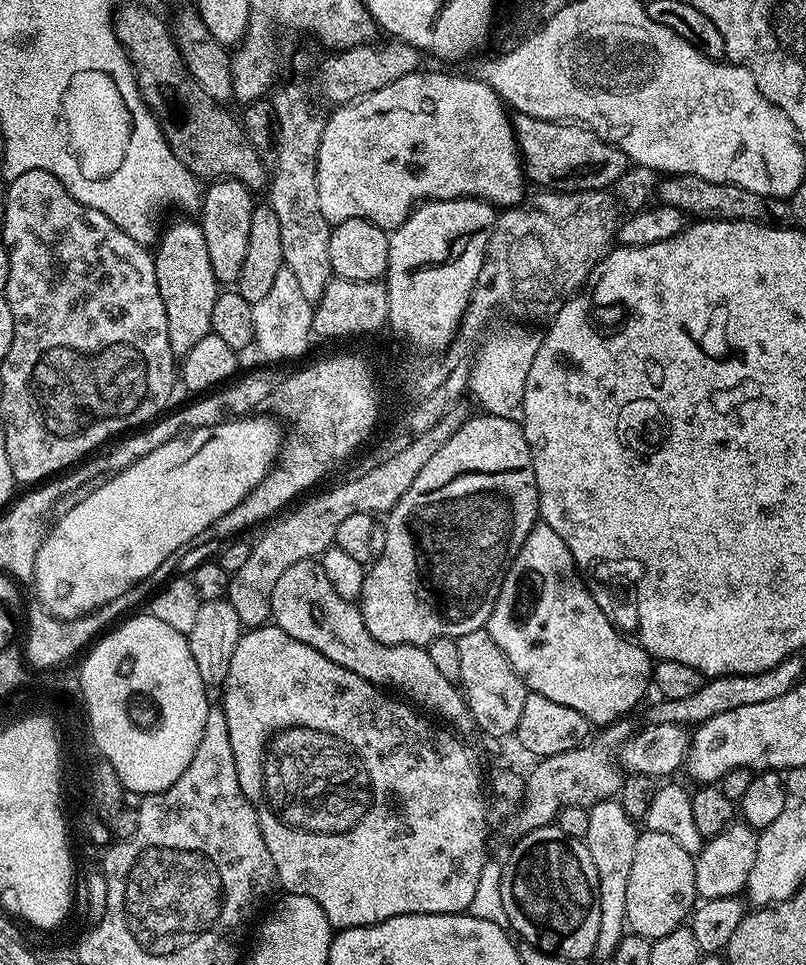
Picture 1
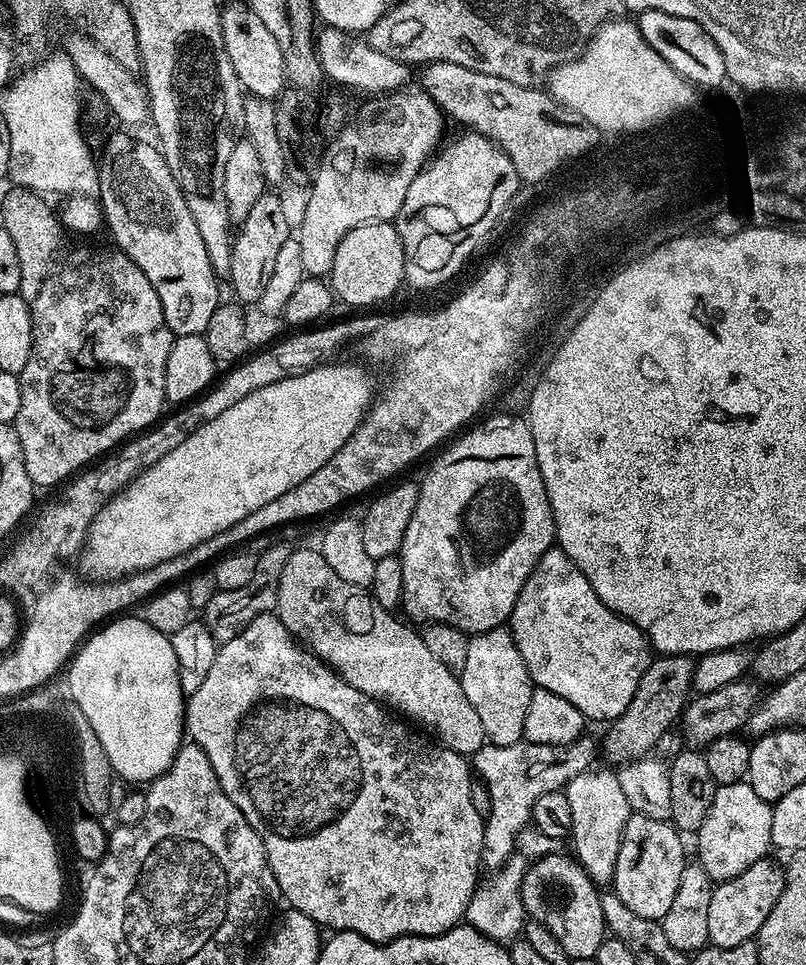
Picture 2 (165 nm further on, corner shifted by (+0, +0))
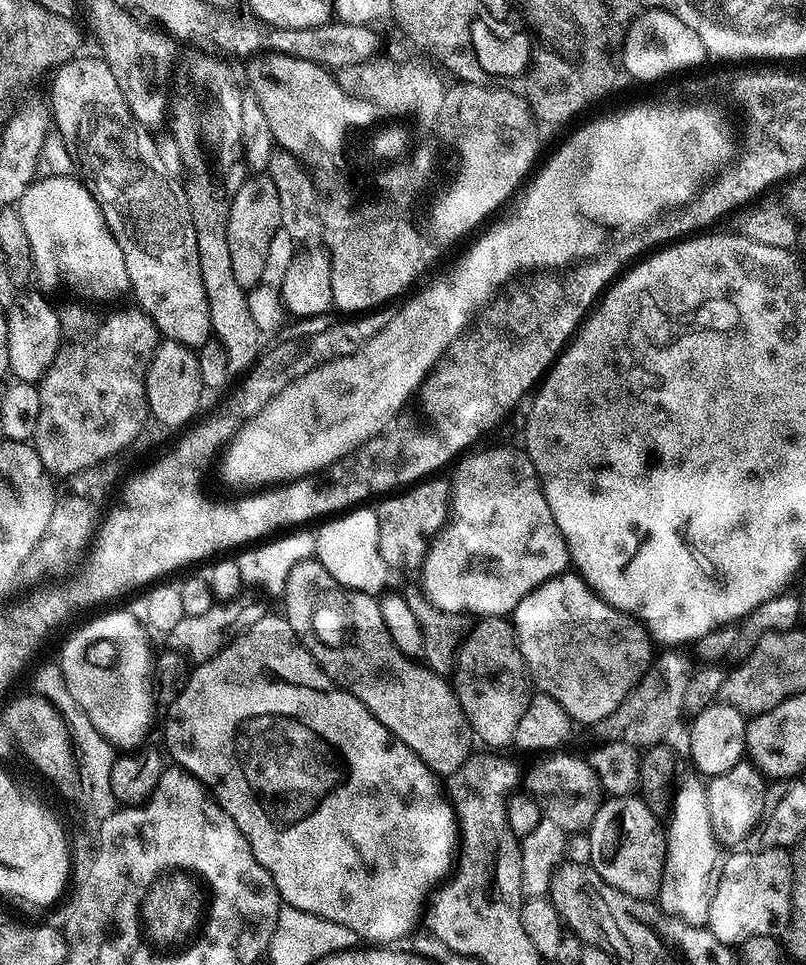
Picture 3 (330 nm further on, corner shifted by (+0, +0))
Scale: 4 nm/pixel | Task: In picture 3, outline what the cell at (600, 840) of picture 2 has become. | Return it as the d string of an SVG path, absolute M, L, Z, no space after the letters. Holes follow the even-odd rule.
M552 754L549 756L552 756L549 758L549 760L544 760L541 762L541 764L536 765L532 773L527 773L526 776L526 784L528 780L528 785L526 785L527 791L531 793L531 795L535 796L537 800L540 802L540 807L542 809L542 816L543 819L549 820L550 822L554 822L554 826L558 826L561 828L566 834L572 834L572 832L581 832L581 834L587 833L589 828L591 827L592 823L594 822L595 815L598 814L598 810L600 809L601 803L602 803L602 787L600 784L600 778L598 774L595 772L595 770L592 769L591 763L587 759L584 760L580 756L554 756L558 754Z

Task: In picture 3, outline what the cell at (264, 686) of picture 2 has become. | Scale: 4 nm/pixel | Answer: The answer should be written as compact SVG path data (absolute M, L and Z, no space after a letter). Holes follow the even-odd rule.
M266 614L262 618L258 618L258 622L254 622L245 632L240 633L235 640L231 640L217 656L195 665L195 667L189 671L188 678L184 681L184 688L178 694L178 698L174 698L167 705L167 708L168 717L164 720L164 744L168 747L169 754L176 759L173 761L194 778L198 778L201 784L203 784L214 797L216 803L222 806L222 810L226 810L226 814L230 814L230 818L234 818L238 830L242 830L246 842L250 842L250 850L254 850L254 858L258 858L258 862L268 871L270 878L274 878L274 886L278 890L281 901L283 901L285 905L296 907L298 910L308 911L312 915L318 915L324 919L332 919L334 922L341 923L342 926L349 927L361 941L367 942L372 946L395 945L397 942L400 942L396 940L402 939L403 936L410 935L411 932L415 930L416 923L418 923L419 920L421 923L422 917L425 915L426 905L429 903L430 897L449 879L450 873L453 871L454 857L458 852L458 821L456 819L456 811L452 809L452 802L448 799L448 793L445 785L442 783L441 777L437 775L437 773L432 772L430 766L428 766L410 746L406 746L406 742L399 740L390 730L386 730L386 726L382 726L382 722L378 722L378 718L374 714L370 714L370 710L361 700L354 698L354 694L350 694L344 688L339 688L339 686L322 671L311 653L300 643L294 630L291 629L290 622L286 620L283 615L278 614L278 616L272 616L272 614Z

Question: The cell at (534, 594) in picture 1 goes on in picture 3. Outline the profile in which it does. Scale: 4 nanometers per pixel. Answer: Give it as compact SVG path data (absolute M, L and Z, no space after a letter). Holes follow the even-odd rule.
M565 570L542 582L542 586L530 590L530 594L518 602L510 620L516 629L516 645L528 667L531 683L539 691L554 698L554 702L559 702L562 710L566 710L566 714L570 714L577 725L594 726L599 720L614 714L634 685L652 667L654 641L648 629L639 620L608 604L572 570Z

